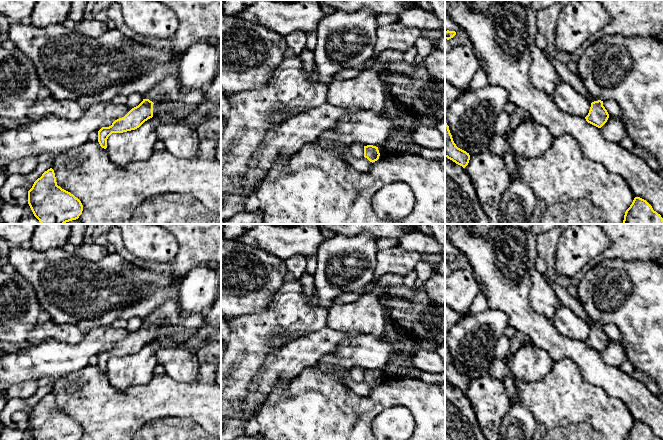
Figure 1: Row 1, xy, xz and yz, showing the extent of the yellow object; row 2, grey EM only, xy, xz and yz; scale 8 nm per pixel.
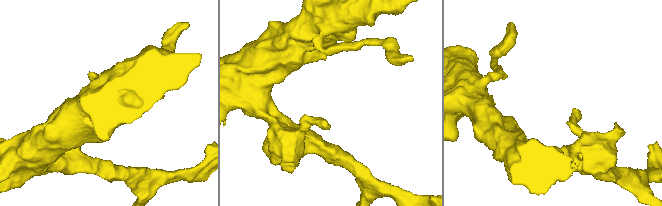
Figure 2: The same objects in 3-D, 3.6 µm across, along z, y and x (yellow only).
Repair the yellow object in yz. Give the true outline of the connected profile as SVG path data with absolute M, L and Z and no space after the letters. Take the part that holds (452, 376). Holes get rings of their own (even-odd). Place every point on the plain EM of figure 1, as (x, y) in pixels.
M445 345L445 381L465 392L470 384L470 379L466 375L458 372L453 365L449 350Z

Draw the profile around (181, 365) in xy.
M155 347L155 355L157 364L161 364L165 373L169 375L173 380L178 382L193 382L199 375L200 363L197 356L192 354L189 350L180 347Z

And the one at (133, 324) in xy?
M133 317L128 320L127 329L130 332L134 332L134 331L138 330L143 325L143 323L144 323L143 320L141 320L140 318Z

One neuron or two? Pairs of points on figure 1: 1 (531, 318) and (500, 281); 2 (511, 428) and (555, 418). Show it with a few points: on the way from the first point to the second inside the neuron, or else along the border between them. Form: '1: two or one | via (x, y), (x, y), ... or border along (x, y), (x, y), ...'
1: one | via (522, 309), (505, 290)
2: two | border along (522, 403), (531, 413), (536, 429)

